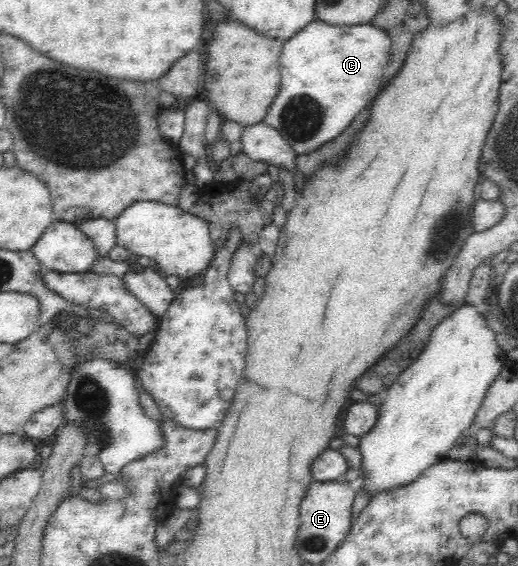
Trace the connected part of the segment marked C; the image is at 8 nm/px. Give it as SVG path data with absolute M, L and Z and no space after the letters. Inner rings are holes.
M310 21L282 45L280 89L262 122L278 130L297 155L338 137L378 93L380 77L390 61L390 41L384 30L371 23L348 26Z

